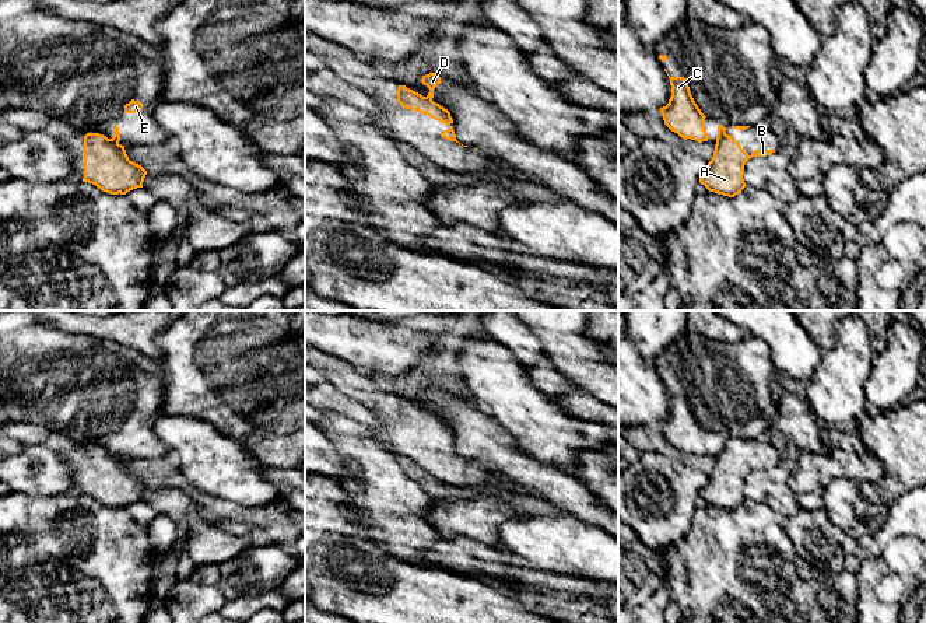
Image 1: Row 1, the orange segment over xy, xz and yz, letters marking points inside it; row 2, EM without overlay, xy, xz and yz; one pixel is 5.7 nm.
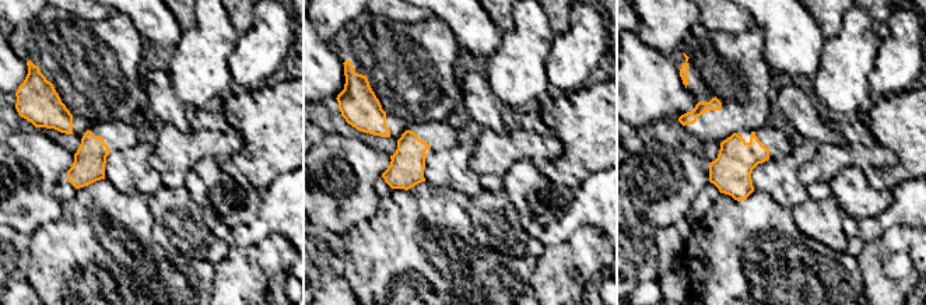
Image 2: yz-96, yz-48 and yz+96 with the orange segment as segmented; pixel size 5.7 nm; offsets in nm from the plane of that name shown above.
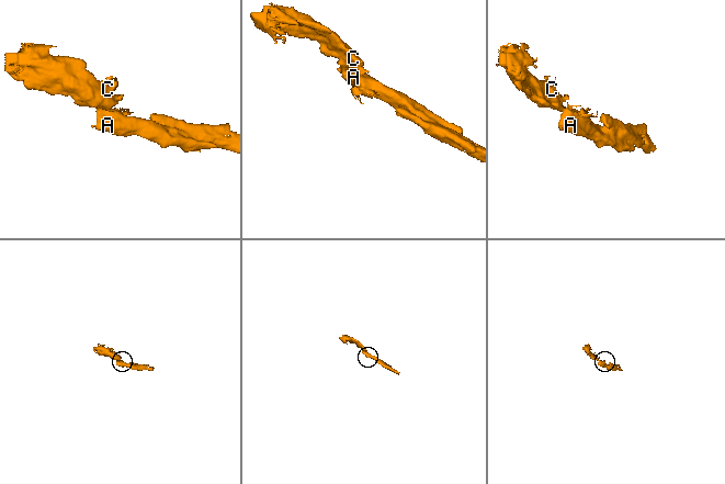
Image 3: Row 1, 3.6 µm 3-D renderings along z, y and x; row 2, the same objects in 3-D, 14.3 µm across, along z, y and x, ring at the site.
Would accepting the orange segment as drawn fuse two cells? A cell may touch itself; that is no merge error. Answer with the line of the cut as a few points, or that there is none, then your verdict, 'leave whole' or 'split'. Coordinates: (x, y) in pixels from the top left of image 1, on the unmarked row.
xz (425, 410), (431, 413) | split

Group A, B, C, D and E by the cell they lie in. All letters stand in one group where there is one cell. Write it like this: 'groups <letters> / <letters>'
groups A B / C D E

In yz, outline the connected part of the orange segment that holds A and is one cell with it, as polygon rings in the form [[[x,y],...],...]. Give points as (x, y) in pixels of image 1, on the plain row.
[[[725,447],[715,458],[713,470],[699,491],[699,497],[709,505],[734,511],[747,500],[743,493],[746,476],[753,470],[767,470],[772,466],[775,465],[754,463],[748,469],[739,455]]]

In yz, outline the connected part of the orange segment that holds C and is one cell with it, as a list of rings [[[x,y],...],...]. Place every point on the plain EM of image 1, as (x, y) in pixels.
[[[670,391],[671,410],[669,417],[660,421],[664,438],[684,454],[698,456],[708,455],[705,444],[705,428],[695,417],[688,395],[684,391]]]

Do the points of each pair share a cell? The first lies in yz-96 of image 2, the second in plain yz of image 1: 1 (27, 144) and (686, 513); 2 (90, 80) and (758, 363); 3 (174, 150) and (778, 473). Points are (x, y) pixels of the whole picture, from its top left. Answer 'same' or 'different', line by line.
1: same
2: same
3: different

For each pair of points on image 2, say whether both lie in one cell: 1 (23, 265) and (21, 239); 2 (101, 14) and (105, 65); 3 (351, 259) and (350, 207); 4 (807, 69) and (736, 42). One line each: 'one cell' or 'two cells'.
1: one cell
2: two cells
3: two cells
4: two cells

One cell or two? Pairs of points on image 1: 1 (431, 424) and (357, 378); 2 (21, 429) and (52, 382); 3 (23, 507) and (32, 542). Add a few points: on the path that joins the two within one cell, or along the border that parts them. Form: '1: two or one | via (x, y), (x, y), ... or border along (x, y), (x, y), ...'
1: one | via (413, 415), (375, 396)
2: two | border along (27, 420), (38, 426)
3: one | via (23, 515), (27, 520), (27, 534)

